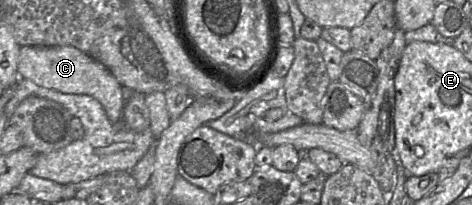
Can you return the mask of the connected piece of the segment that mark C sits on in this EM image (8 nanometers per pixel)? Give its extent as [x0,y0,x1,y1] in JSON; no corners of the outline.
[18,46,124,123]

